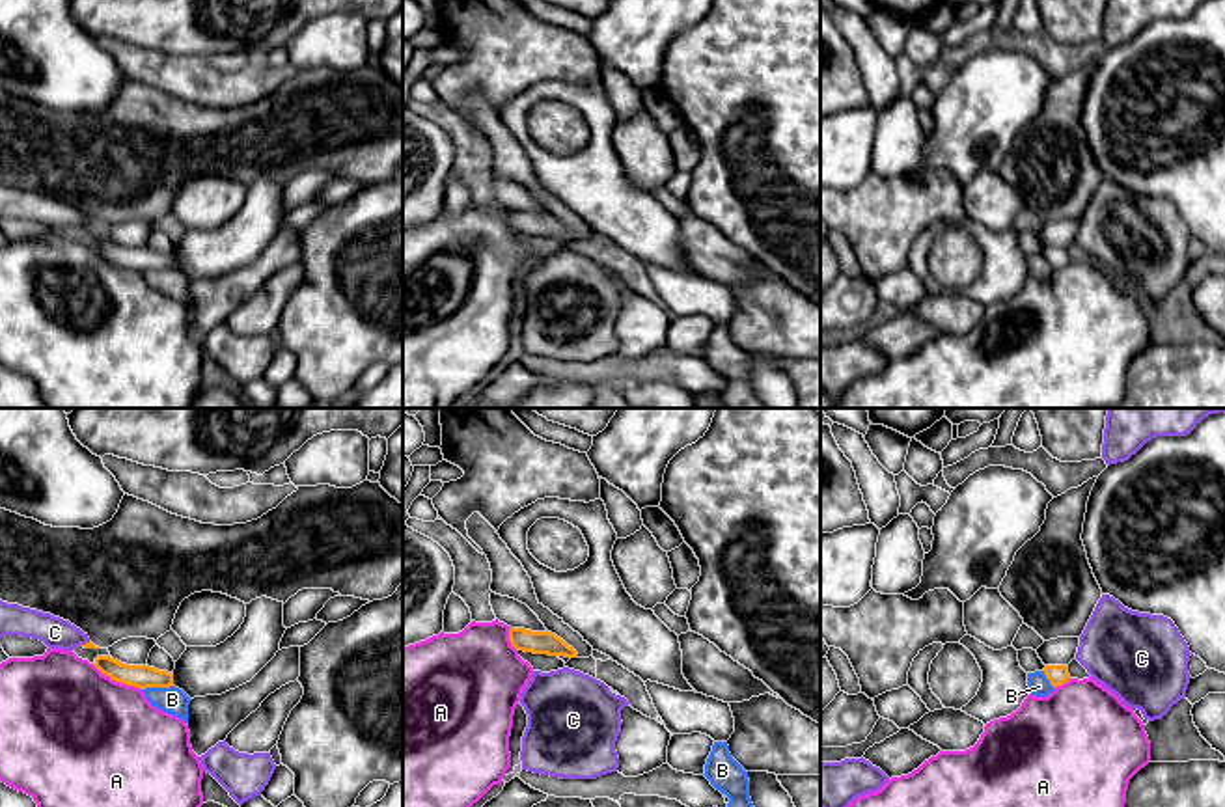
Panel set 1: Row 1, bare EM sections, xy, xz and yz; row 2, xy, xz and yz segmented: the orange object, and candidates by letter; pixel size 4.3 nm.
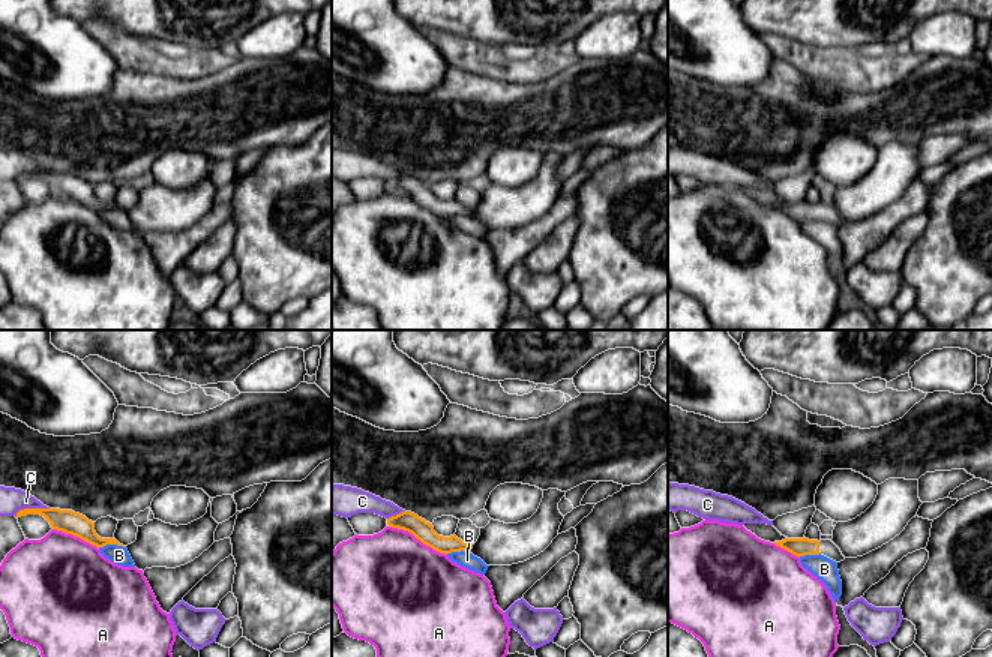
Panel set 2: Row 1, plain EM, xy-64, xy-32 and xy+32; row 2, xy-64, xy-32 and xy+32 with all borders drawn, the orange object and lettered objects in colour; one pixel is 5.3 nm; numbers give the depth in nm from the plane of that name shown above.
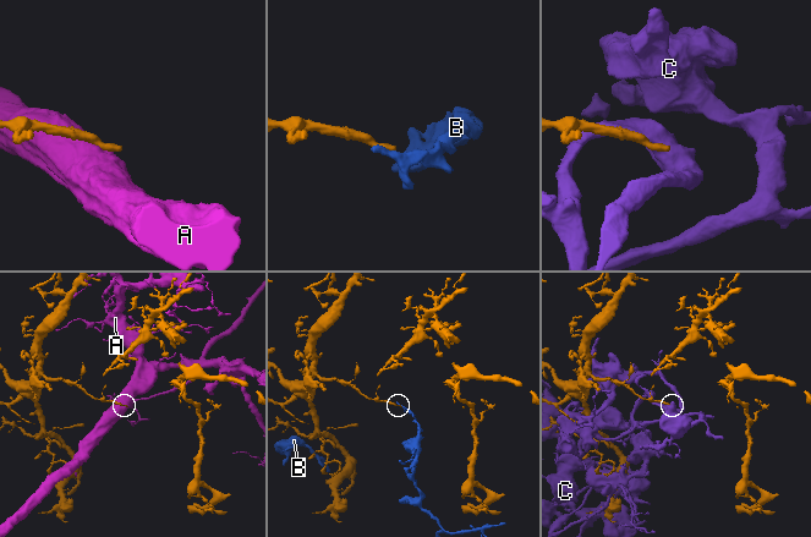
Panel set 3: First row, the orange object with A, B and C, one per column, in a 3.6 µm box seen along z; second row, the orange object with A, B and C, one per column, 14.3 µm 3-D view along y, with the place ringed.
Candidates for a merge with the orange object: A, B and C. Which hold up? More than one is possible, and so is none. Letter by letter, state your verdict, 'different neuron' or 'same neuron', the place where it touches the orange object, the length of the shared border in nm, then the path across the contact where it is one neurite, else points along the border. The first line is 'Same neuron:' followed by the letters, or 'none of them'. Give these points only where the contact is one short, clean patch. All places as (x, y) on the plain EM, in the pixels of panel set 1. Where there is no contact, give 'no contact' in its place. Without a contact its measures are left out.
Same neuron: none of them
A: different neuron; meets orange in xy at (116, 263); contact 240 nm long; border along xy (92, 246), (112, 261), (140, 273)
B: different neuron; meets orange in xy at (157, 269); contact 140 nm long; border along xy (172, 267), (142, 273)
C: different neuron; meets orange in xy at (86, 226); contact 60 nm long

